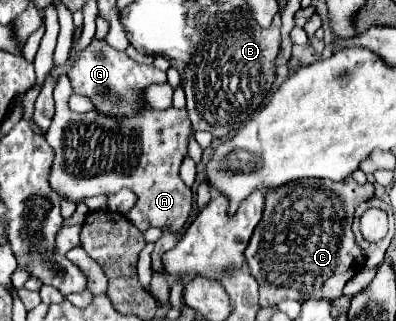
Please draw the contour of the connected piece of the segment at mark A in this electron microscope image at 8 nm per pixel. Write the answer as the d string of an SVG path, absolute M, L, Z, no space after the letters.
M61 76L59 84L55 86L55 116L53 122L45 134L49 146L55 152L51 174L49 174L49 184L57 194L63 198L79 204L89 196L99 196L99 194L111 194L121 188L131 188L139 196L137 204L133 210L127 212L129 222L137 226L141 232L149 228L171 228L179 232L191 212L193 206L193 194L191 188L179 178L179 166L187 154L187 140L191 134L191 122L187 116L187 110L145 110L143 116L131 116L131 118L113 118L113 116L103 116L101 120L87 120L85 114L71 112L67 106L69 100L69 80L67 76Z

